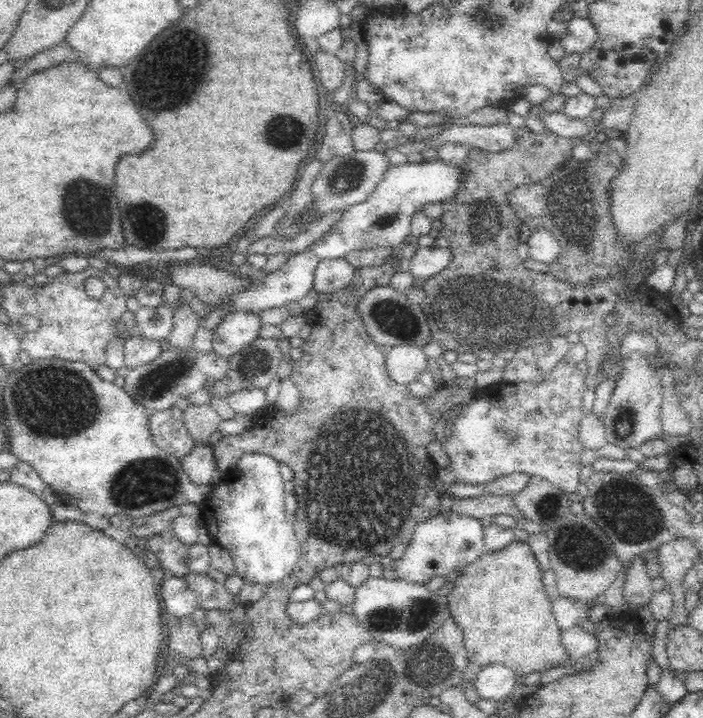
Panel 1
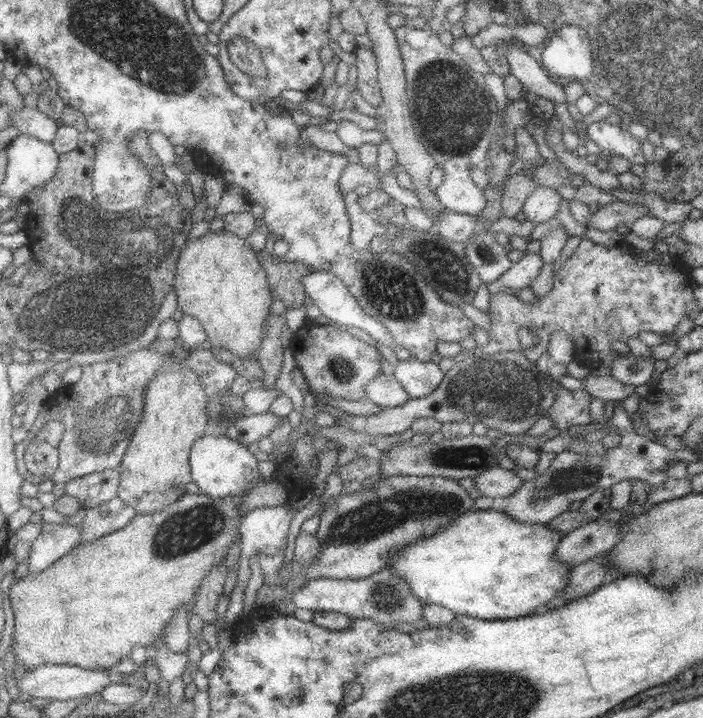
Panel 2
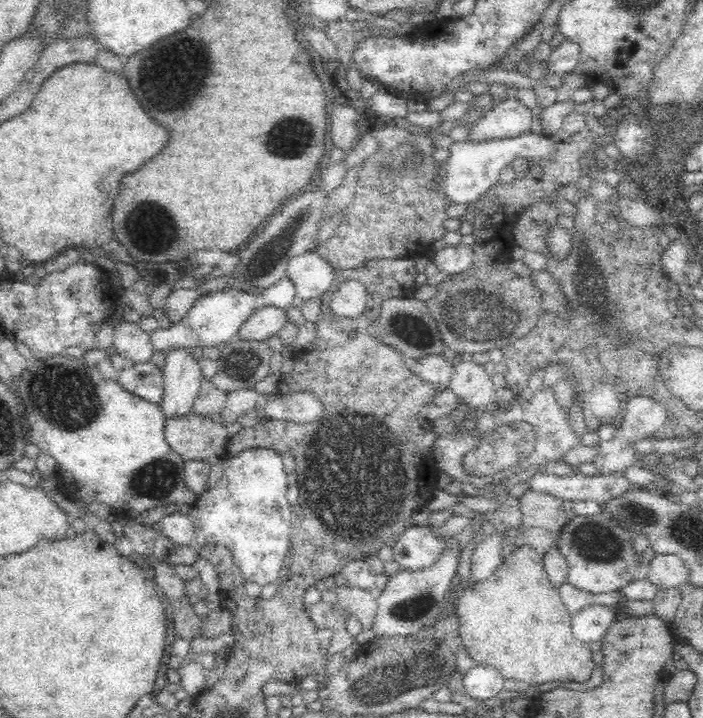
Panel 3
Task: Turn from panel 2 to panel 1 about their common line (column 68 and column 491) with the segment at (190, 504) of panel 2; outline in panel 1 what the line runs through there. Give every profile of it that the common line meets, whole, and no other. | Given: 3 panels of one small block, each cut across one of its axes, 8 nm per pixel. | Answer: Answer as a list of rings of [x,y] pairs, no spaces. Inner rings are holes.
[[[514,541],[512,544],[509,544],[497,553],[481,556],[478,560],[471,562],[468,566],[465,566],[454,583],[454,588],[447,600],[445,609],[447,609],[447,613],[451,614],[455,618],[456,624],[463,632],[463,639],[465,640],[465,648],[470,664],[480,666],[481,668],[490,664],[504,664],[515,673],[515,676],[519,680],[527,677],[529,674],[534,674],[536,672],[542,674],[545,670],[550,670],[551,668],[575,664],[576,660],[574,660],[574,657],[570,656],[568,650],[564,647],[562,638],[563,629],[560,628],[555,614],[553,613],[553,601],[548,596],[545,584],[543,583],[543,570],[541,569],[535,554],[532,552],[530,545],[526,541]]]

